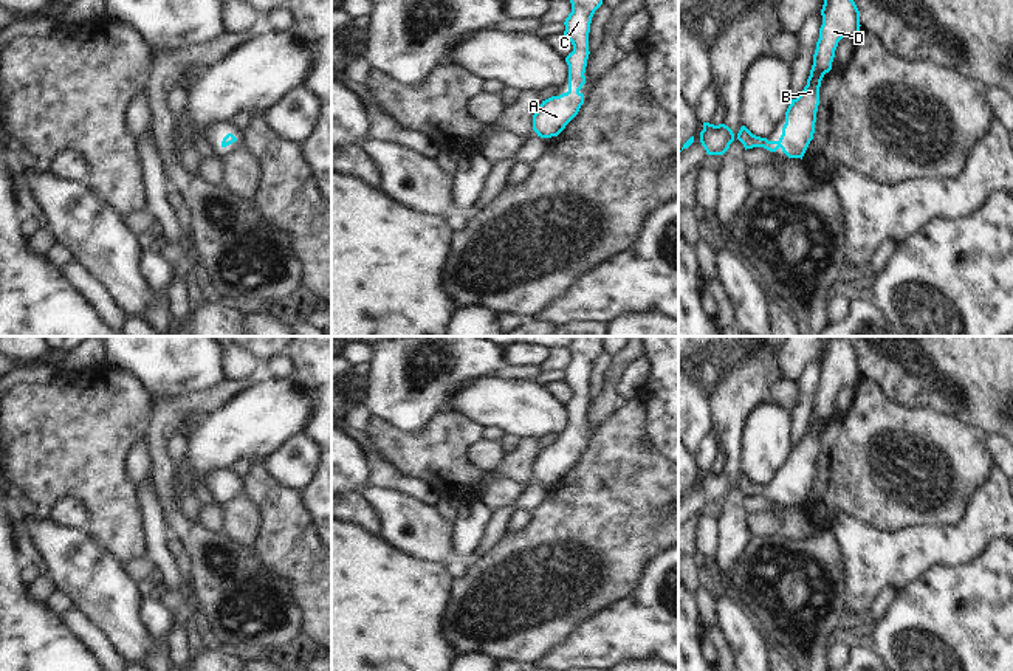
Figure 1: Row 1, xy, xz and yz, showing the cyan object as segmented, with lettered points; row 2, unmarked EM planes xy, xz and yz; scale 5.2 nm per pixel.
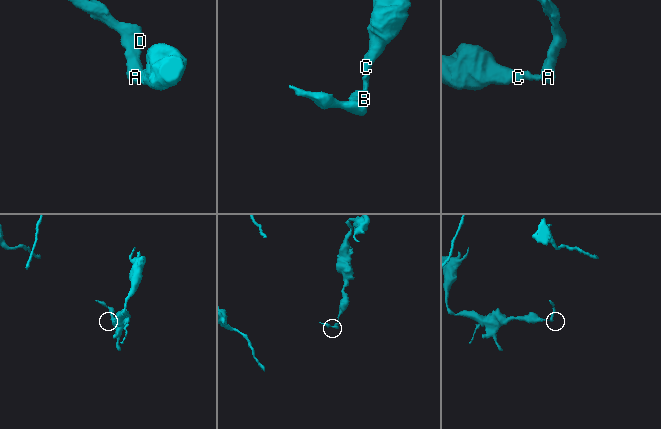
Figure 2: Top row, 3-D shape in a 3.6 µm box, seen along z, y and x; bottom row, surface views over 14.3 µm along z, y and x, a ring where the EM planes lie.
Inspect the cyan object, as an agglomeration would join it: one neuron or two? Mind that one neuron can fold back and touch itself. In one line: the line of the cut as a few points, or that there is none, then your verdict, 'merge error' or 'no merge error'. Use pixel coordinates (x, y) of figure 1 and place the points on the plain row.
cut none; no merge error

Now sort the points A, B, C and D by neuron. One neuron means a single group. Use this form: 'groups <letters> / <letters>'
groups A B C D

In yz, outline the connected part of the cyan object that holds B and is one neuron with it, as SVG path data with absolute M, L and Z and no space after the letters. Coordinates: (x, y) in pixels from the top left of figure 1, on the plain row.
M844 336L826 338L821 363L822 372L819 375L810 423L802 440L796 446L792 446L785 459L785 471L781 485L778 488L768 488L767 485L753 482L745 473L734 482L725 471L714 473L703 470L700 490L708 502L723 502L737 485L745 497L764 494L770 499L776 499L781 494L788 505L802 507L815 480L821 428L824 422L832 417L838 389L844 383L855 386L861 373L860 358Z

